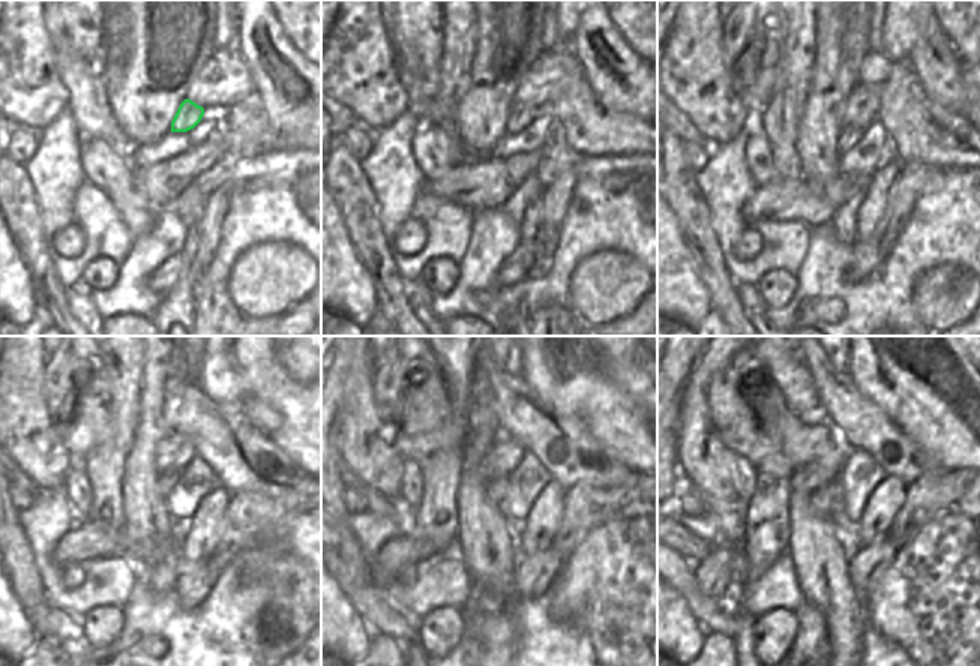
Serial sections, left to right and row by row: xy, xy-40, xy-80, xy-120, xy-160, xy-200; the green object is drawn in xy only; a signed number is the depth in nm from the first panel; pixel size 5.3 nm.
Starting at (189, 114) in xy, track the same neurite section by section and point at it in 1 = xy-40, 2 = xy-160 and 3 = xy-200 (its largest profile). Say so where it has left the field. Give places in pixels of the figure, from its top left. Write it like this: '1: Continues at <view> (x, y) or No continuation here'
1: Continues at xy-40 (520, 119)
2: Continues at xy-160 (497, 488)
3: Continues at xy-200 (823, 501)

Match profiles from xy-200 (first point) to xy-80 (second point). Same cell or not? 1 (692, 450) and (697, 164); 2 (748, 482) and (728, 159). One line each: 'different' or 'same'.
1: different
2: different

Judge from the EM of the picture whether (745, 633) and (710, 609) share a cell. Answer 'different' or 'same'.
different

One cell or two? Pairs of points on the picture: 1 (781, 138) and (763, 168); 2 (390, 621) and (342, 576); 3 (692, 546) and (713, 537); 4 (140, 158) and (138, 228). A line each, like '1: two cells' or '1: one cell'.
1: two cells
2: one cell
3: two cells
4: two cells

